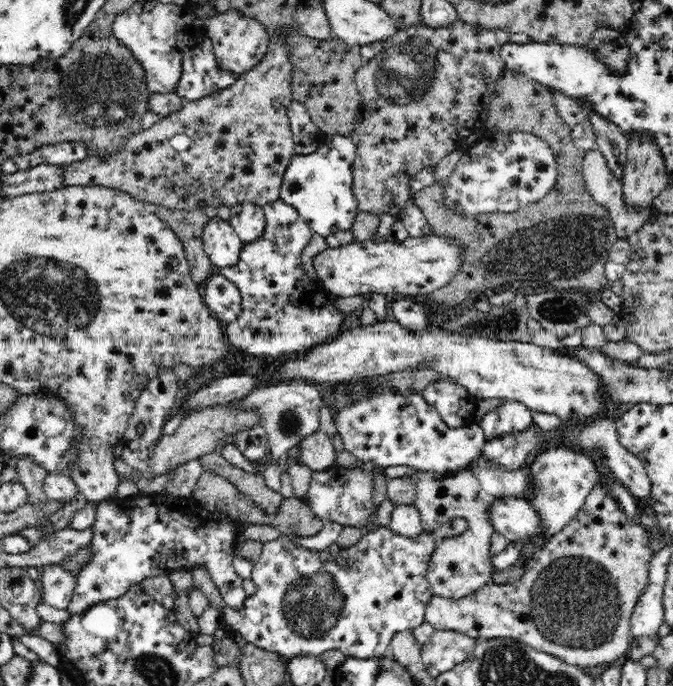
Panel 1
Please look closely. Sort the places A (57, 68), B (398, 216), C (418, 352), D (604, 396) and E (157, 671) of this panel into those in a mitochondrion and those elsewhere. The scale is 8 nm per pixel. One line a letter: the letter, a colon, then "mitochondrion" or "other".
A: other
B: other
C: other
D: other
E: mitochondrion

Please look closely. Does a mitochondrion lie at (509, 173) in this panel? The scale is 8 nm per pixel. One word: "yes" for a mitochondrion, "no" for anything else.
no

